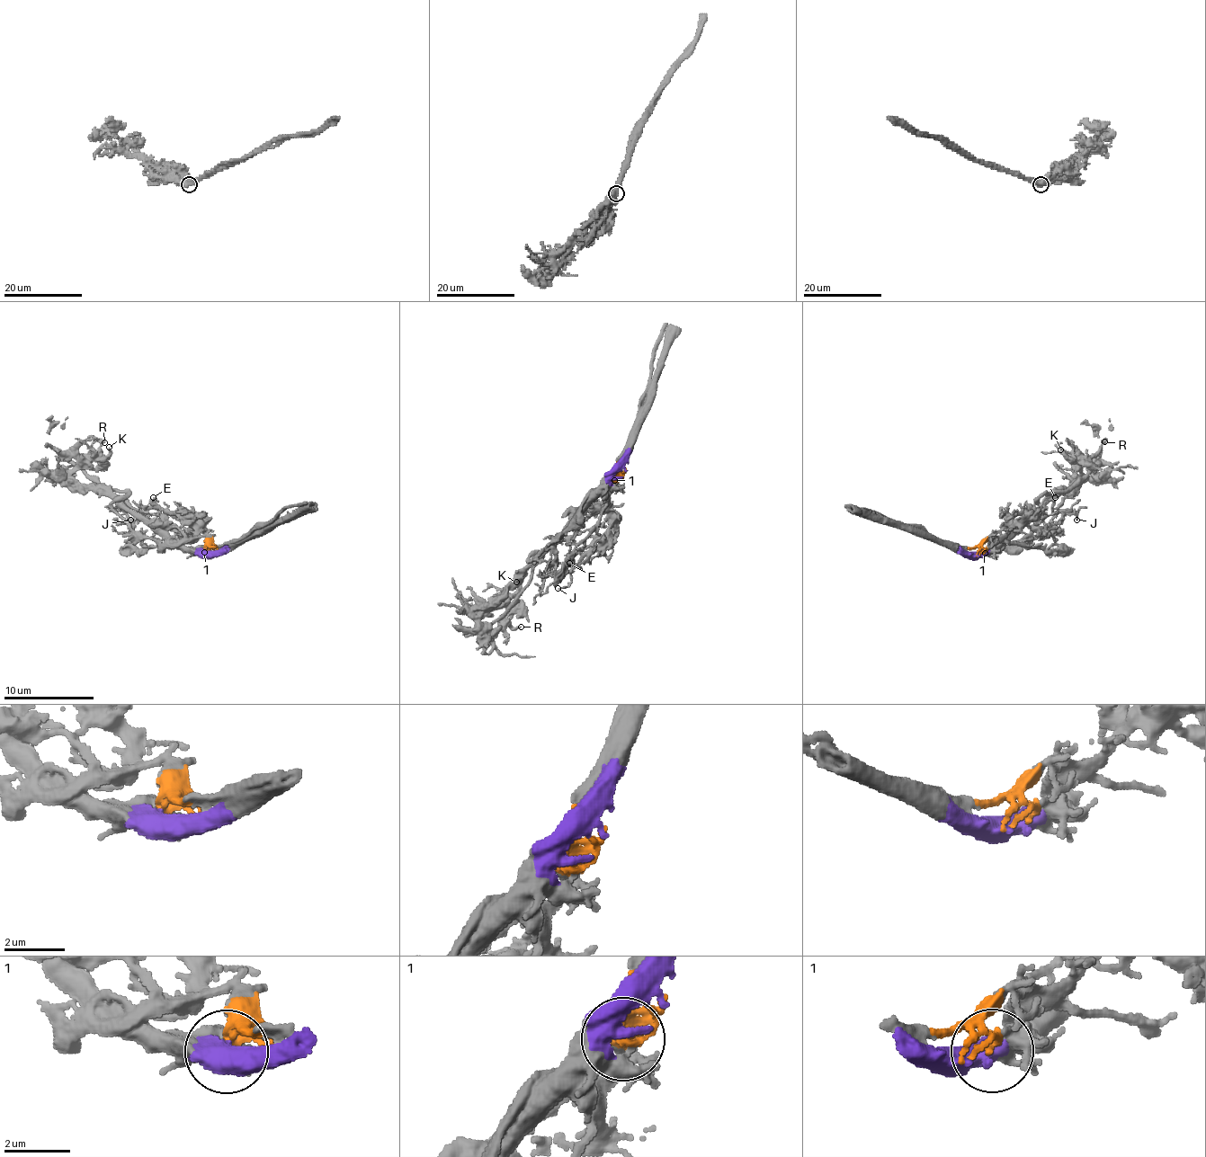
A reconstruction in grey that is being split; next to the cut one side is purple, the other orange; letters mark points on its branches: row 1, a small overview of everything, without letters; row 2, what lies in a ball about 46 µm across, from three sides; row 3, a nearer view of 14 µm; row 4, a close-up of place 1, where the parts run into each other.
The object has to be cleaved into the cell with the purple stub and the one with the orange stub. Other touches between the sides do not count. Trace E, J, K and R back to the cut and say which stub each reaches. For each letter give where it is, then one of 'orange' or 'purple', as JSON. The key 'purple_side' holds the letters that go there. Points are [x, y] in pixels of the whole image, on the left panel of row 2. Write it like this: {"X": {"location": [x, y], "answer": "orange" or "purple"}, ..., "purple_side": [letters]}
{"E": {"location": [153, 497], "answer": "orange"}, "J": {"location": [130, 520], "answer": "orange"}, "K": {"location": [109, 447], "answer": "purple"}, "R": {"location": [104, 442], "answer": "purple"}, "purple_side": ["K", "R"]}

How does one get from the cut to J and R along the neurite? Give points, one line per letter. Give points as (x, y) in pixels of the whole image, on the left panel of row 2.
J: (216, 554), (208, 537), (199, 536), (200, 527), (170, 531), (147, 514), (129, 520)
R: (216, 556), (188, 550), (108, 493), (99, 493), (72, 476), (93, 453), (92, 444), (97, 440), (103, 442)

